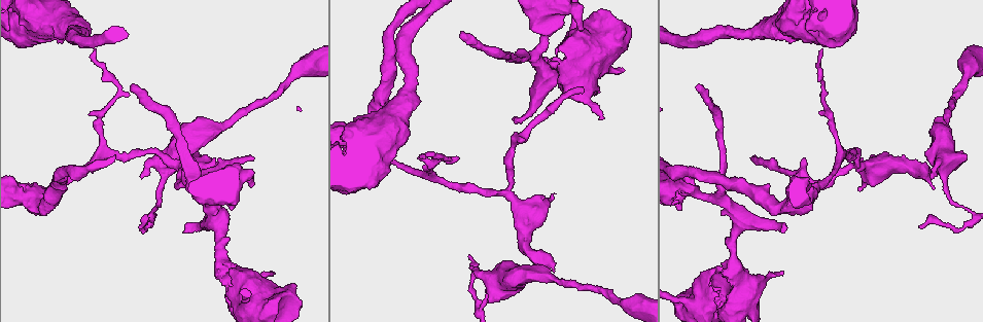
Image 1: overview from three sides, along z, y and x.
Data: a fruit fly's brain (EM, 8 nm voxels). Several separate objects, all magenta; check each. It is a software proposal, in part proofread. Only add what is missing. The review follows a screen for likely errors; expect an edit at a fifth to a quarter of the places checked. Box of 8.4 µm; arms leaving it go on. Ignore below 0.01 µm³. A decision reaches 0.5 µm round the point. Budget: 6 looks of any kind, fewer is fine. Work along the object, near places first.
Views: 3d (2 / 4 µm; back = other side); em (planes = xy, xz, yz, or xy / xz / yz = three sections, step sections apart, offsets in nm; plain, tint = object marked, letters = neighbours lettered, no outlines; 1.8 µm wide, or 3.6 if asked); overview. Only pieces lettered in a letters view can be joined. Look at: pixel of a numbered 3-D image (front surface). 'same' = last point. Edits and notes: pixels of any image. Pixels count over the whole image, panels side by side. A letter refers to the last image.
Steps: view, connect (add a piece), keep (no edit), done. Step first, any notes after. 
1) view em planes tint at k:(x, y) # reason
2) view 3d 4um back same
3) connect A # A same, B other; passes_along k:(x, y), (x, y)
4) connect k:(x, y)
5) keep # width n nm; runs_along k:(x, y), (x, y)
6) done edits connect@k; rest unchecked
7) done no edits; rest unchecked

view em xz step 8 tint at 1:(697, 89) # branch stops here

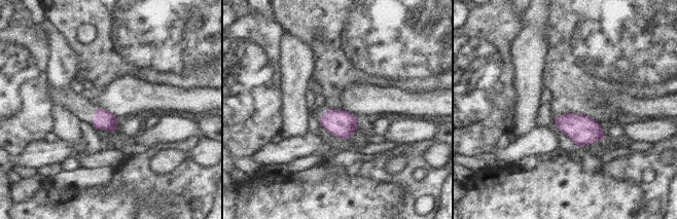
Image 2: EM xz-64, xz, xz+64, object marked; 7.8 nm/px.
view em planes letters same # cut it another way

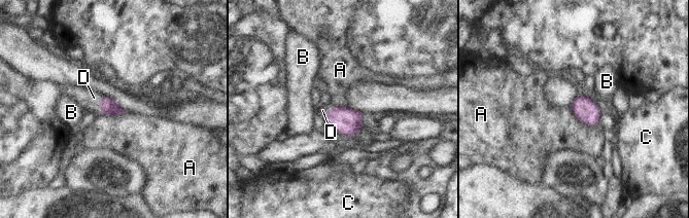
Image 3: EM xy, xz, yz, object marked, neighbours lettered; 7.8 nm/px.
connect D # longest_contact A 280 nm; A other, B other, C other, D same; passes_along 3:(108, 107), (99, 105), (89, 99); it goes on there

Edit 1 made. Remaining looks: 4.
view em planes letters at 1:(252, 186) # branch stops here

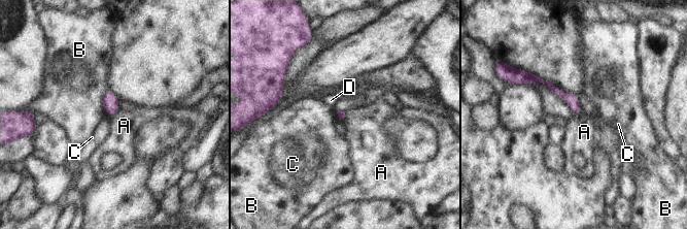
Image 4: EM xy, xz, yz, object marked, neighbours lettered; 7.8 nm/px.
keep # A other, B other, C other, D other; border 4:(119, 108), (109, 118); none of them fits

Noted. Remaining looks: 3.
view 3d 2um at 1:(546, 261) # calibre changes

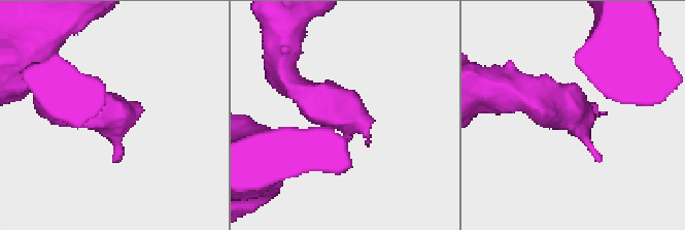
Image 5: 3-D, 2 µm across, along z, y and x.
view em xy step 16 tint at 5:(340, 111)

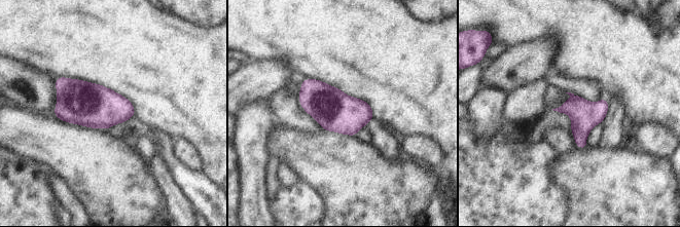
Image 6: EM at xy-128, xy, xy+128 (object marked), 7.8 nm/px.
view em planes letters same

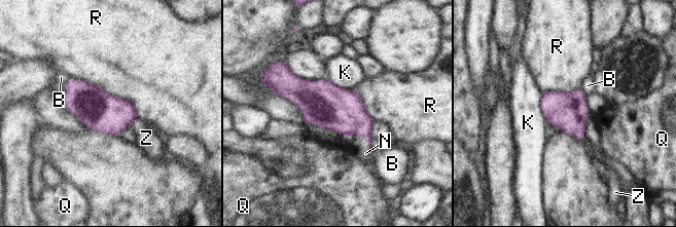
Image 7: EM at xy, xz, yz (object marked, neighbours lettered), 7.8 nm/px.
connect N # width 320 nm; B other, K other, N same, Q other, R other, Z other; passes_along 7:(343, 111), (361, 136), (365, 153); the neuron continues

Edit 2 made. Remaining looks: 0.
done edits connect@3, connect@7; rest unchecked

